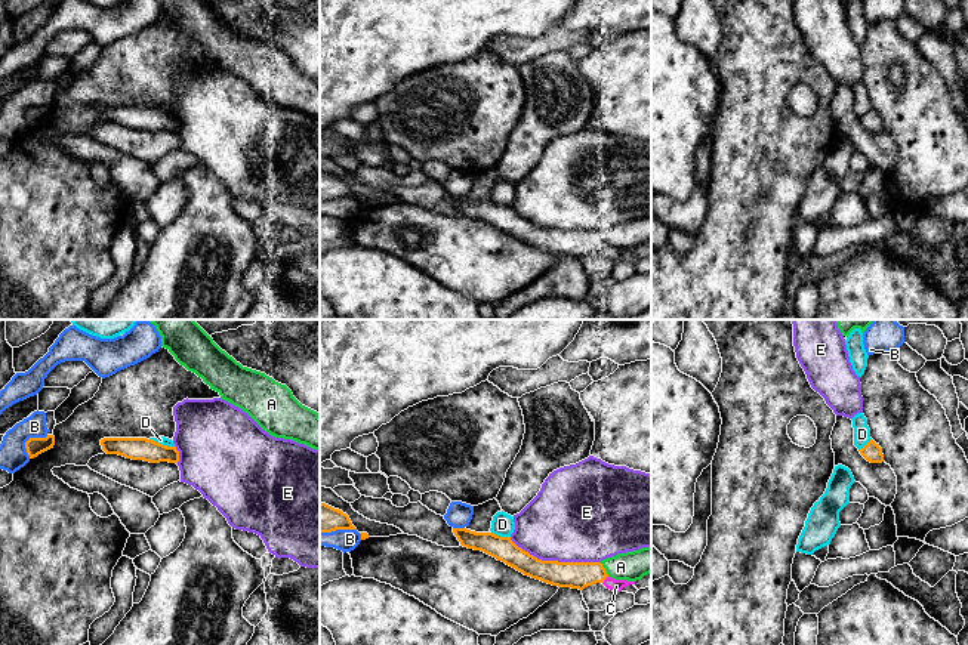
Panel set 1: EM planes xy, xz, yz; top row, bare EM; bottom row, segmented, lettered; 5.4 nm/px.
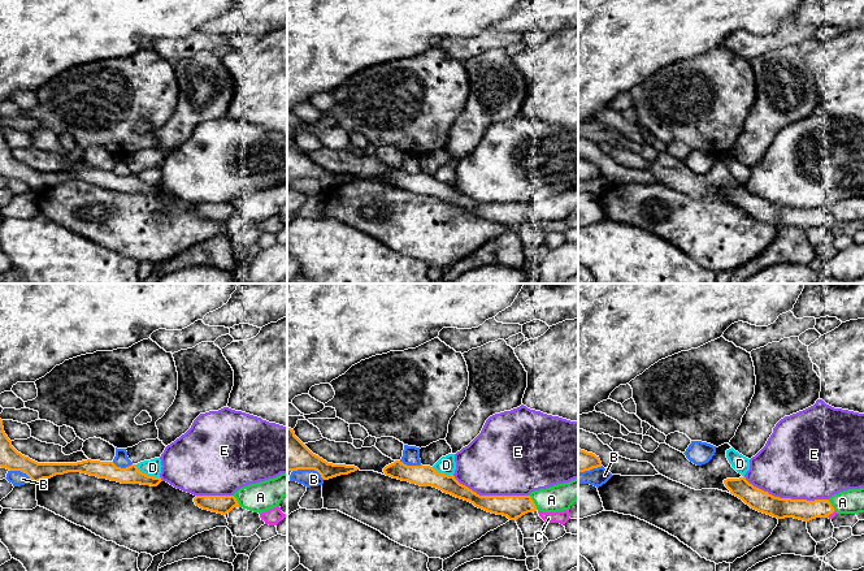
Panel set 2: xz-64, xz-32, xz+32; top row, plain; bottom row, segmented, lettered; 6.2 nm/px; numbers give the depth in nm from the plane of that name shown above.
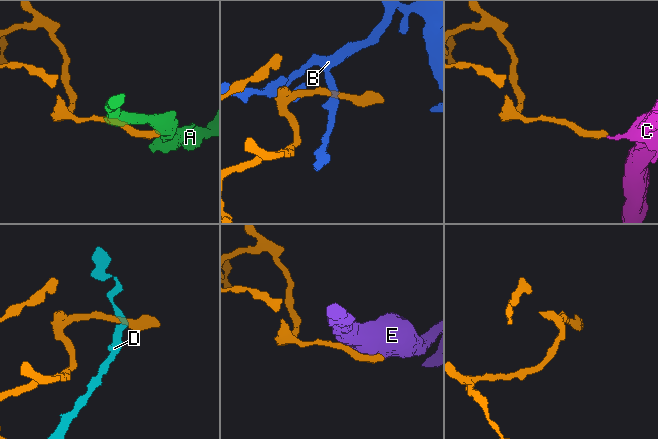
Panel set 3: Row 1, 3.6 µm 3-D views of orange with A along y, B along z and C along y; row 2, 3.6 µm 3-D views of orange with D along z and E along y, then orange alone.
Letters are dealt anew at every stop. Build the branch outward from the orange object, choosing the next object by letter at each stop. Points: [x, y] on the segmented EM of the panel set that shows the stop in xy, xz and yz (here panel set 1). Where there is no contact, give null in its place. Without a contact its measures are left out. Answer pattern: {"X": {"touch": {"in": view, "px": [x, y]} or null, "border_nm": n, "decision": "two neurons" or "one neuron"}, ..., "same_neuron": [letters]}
{"A": {"touch": {"in": "xz", "px": [604, 570]}, "border_nm": 90, "decision": "two neurons"}, "B": {"touch": {"in": "xy", "px": [28, 440]}, "border_nm": 170, "decision": "two neurons"}, "C": {"touch": {"in": "xz", "px": [604, 579]}, "border_nm": 50, "decision": "one neuron"}, "D": {"touch": {"in": "xy", "px": [162, 444]}, "border_nm": 140, "decision": "two neurons"}, "E": {"touch": {"in": "xz", "px": [555, 561]}, "border_nm": 500, "decision": "two neurons"}, "same_neuron": ["C"]}

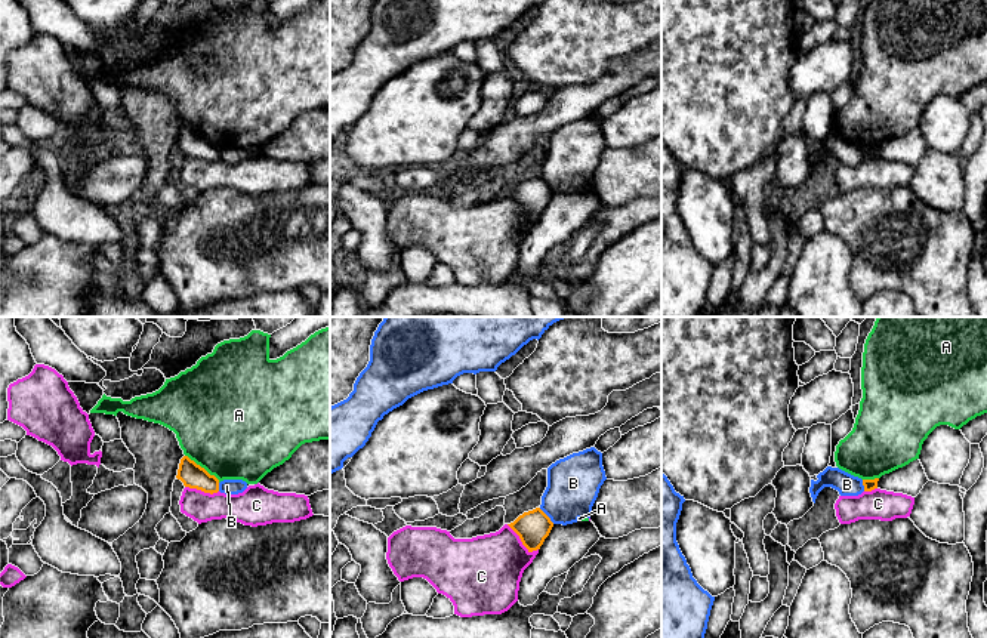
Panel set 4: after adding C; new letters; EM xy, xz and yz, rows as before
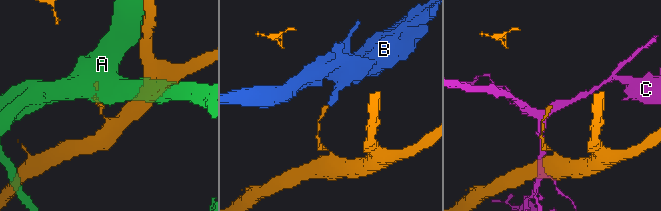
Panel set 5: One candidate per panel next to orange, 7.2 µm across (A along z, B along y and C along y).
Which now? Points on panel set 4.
{"A": {"touch": {"in": "xy", "px": [203, 468]}, "border_nm": 240, "decision": "two neurons"}, "B": {"touch": {"in": "xz", "px": [546, 515]}, "border_nm": 120, "decision": "two neurons"}, "C": {"touch": {"in": "xz", "px": [521, 541]}, "border_nm": 220, "decision": "two neurons"}, "same_neuron": []}

